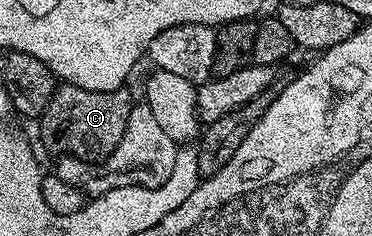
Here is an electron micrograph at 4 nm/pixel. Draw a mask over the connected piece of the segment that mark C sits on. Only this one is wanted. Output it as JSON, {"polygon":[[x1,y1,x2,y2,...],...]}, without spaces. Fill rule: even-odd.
{"polygon":[[57,85,47,108,38,119,40,142,52,153,52,156,79,158,81,162,95,164,109,158,130,124,130,112,134,105,128,88,110,92,90,92,86,88]]}

